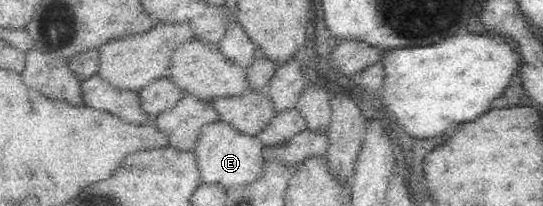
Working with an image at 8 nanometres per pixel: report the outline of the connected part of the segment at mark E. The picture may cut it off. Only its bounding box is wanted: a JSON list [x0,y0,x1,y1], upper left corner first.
[190,121,263,188]

